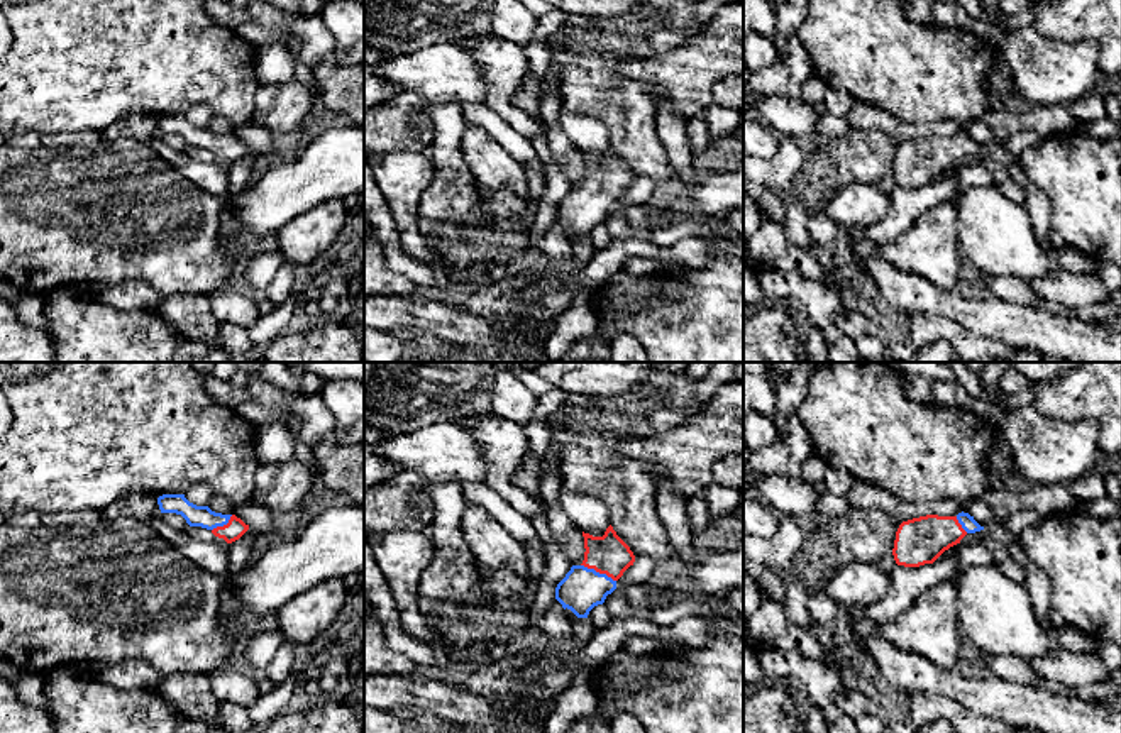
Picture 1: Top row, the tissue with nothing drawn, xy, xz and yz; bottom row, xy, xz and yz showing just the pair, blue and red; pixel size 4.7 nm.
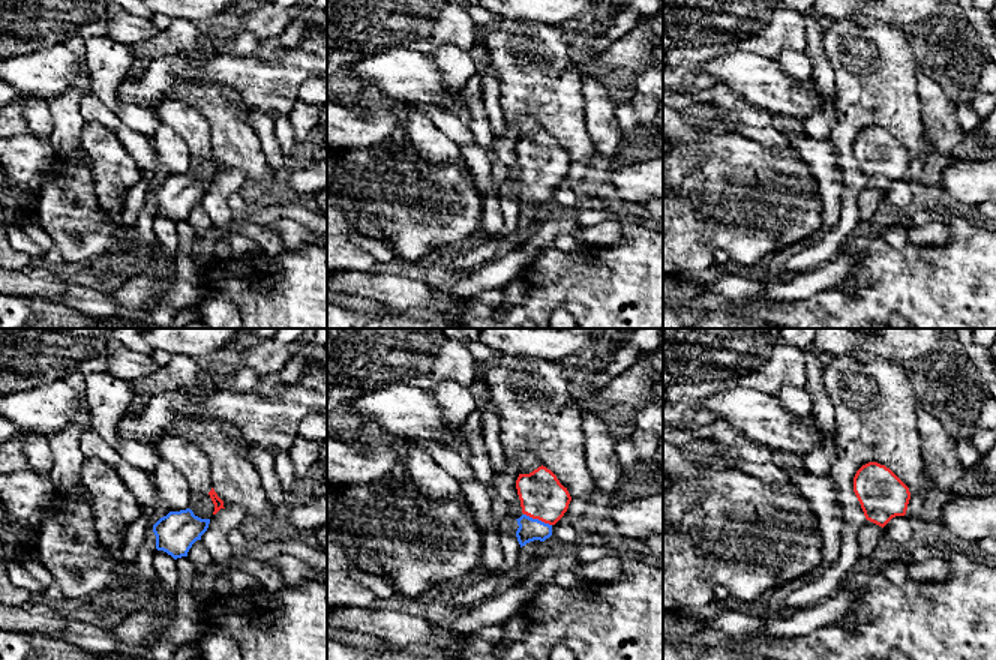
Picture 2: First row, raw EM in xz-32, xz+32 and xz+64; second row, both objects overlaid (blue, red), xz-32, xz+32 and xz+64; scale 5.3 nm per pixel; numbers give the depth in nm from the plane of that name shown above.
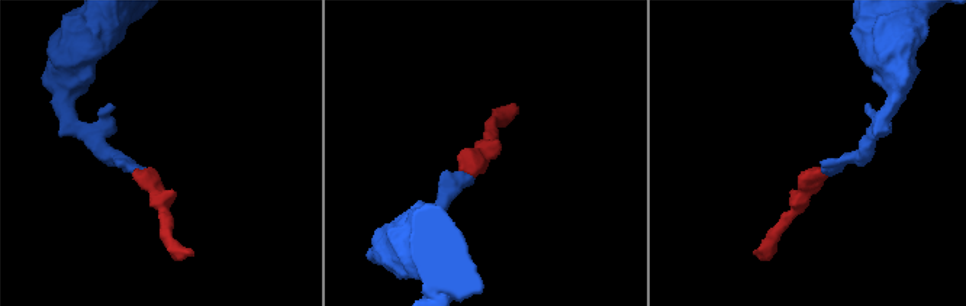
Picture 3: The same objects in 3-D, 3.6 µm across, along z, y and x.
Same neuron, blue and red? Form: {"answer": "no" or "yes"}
{"answer": "yes"}

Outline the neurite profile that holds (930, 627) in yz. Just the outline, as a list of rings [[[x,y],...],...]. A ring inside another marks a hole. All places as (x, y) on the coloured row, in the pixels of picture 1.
[[[955,579],[942,581],[921,592],[913,604],[881,623],[881,635],[928,659],[942,669],[957,669],[960,659],[958,589]]]

